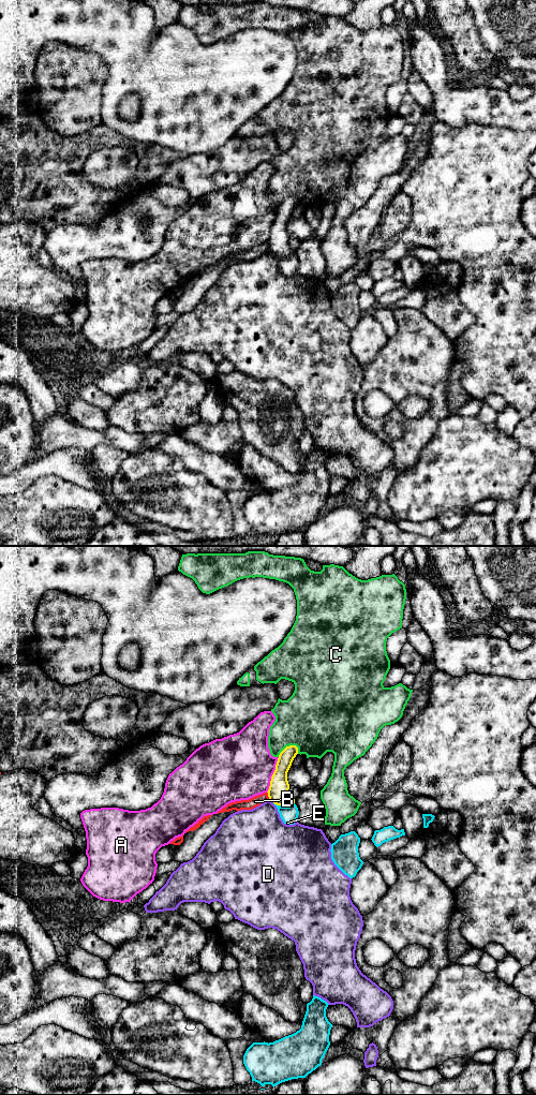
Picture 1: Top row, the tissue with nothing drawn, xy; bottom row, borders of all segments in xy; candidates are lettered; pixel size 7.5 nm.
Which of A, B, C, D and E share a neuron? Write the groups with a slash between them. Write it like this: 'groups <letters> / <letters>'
groups A / B / C / D / E

